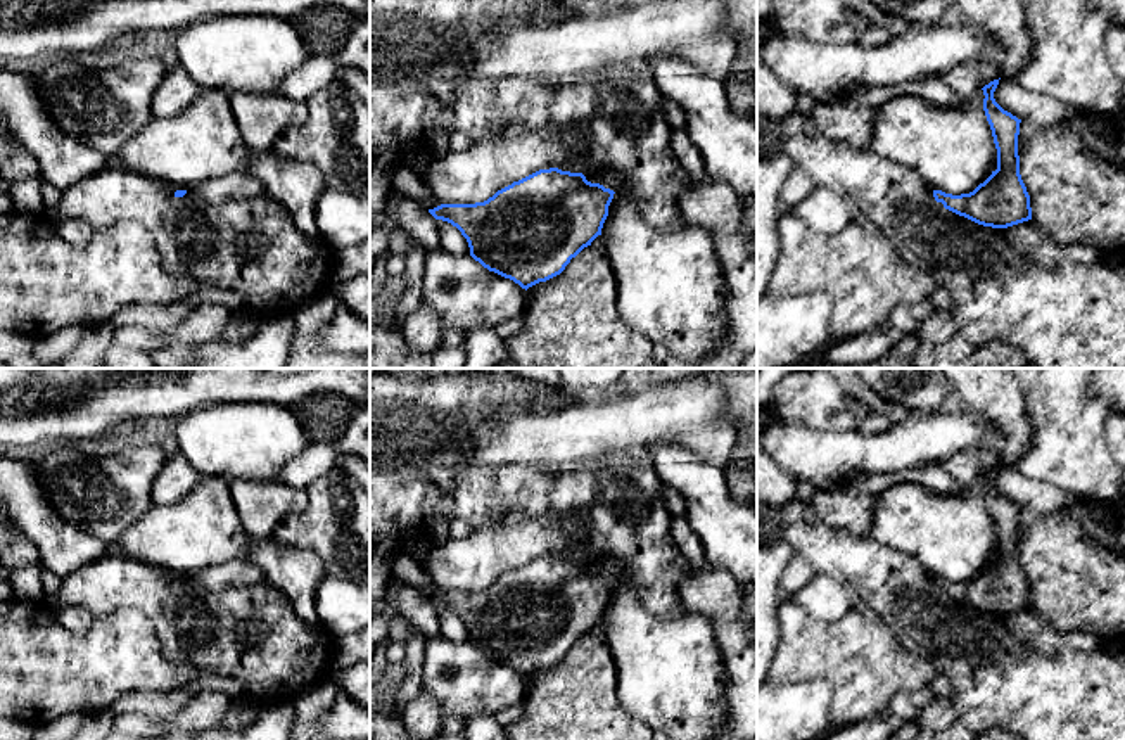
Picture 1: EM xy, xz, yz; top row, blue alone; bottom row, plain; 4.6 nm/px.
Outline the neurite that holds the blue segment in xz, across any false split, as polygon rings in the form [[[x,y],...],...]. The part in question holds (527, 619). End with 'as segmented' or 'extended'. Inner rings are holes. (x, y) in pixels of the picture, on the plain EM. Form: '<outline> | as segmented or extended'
[[[550,555],[513,569],[484,590],[441,591],[429,600],[456,614],[468,629],[470,643],[484,655],[527,678],[560,662],[572,645],[601,622],[608,593],[620,576],[622,562],[612,555],[586,562]]] | extended

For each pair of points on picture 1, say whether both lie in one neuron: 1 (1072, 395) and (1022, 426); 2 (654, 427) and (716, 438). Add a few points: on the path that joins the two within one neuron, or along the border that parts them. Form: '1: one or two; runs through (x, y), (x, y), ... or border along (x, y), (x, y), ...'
1: two; border along (1022, 386), (1030, 412), (1034, 443), (1020, 460)
2: one; runs through (669, 427), (700, 427)

